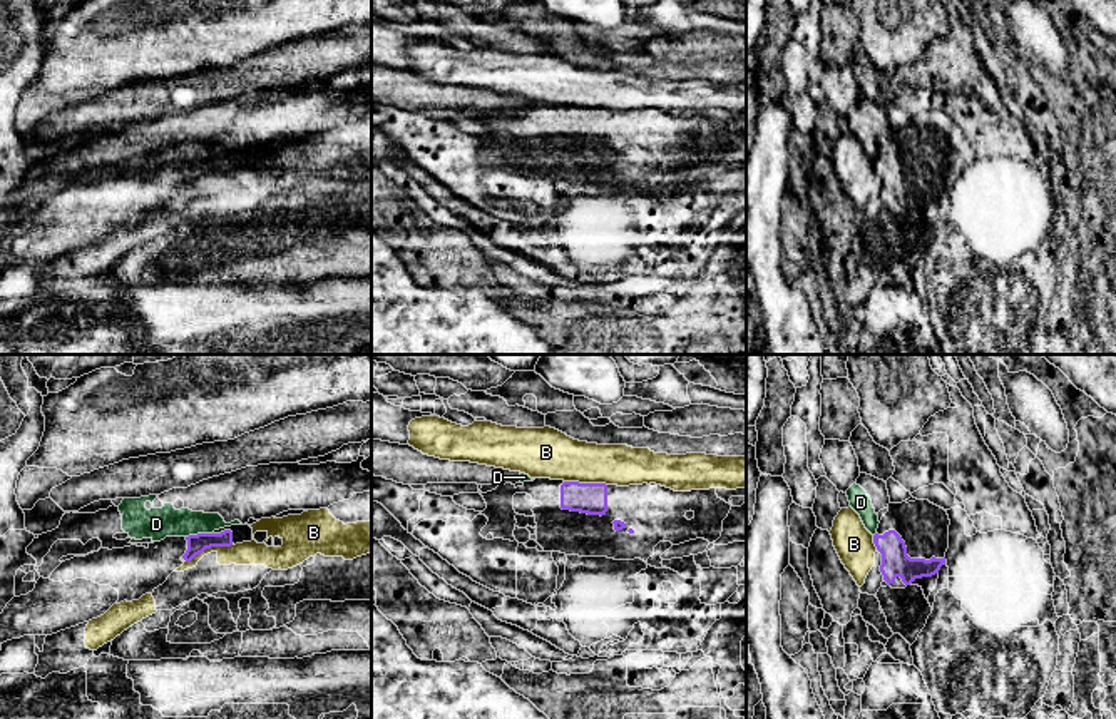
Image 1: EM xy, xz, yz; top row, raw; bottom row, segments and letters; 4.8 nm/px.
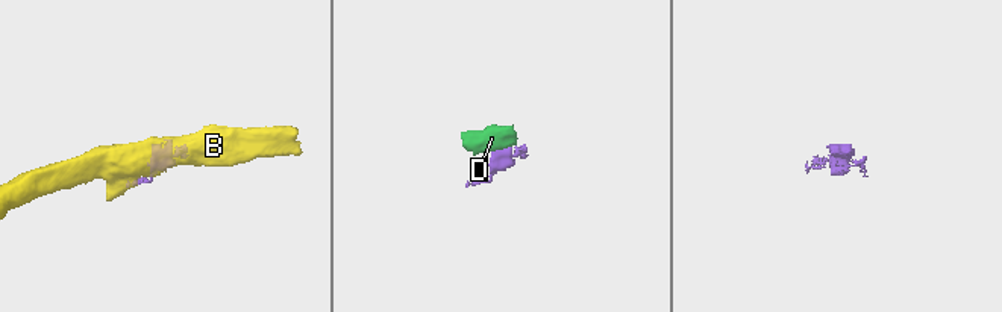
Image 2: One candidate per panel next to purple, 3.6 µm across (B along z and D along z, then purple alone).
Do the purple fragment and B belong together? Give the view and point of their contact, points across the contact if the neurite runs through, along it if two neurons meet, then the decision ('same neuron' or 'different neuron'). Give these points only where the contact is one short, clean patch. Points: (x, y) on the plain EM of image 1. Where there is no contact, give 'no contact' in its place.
contact xy (206, 173); different neuron

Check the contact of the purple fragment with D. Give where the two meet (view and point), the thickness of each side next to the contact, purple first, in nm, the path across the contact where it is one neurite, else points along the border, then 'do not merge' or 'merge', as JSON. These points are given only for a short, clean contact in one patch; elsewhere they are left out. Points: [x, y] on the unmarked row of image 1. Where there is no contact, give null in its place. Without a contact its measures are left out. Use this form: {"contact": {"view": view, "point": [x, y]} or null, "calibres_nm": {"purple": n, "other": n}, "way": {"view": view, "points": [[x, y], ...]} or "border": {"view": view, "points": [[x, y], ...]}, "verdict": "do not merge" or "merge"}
{"contact": {"view": "xy", "point": [198, 159]}, "calibres_nm": {"purple": 100, "other": 150}, "border": {"view": "xy", "points": [[211, 158], [198, 158], [186, 163]]}, "verdict": "do not merge"}

